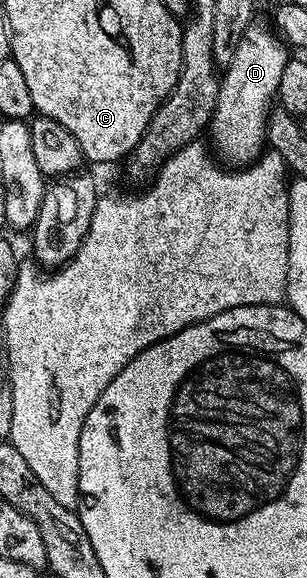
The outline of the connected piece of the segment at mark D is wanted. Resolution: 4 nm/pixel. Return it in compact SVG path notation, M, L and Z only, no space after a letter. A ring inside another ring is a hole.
M256 35L252 43L245 47L237 46L226 64L228 72L223 72L220 80L214 122L211 124L216 151L225 159L225 164L247 165L256 162L262 154L268 137L268 112L274 96L280 90L284 64L290 58L289 48L279 38L276 39Z

